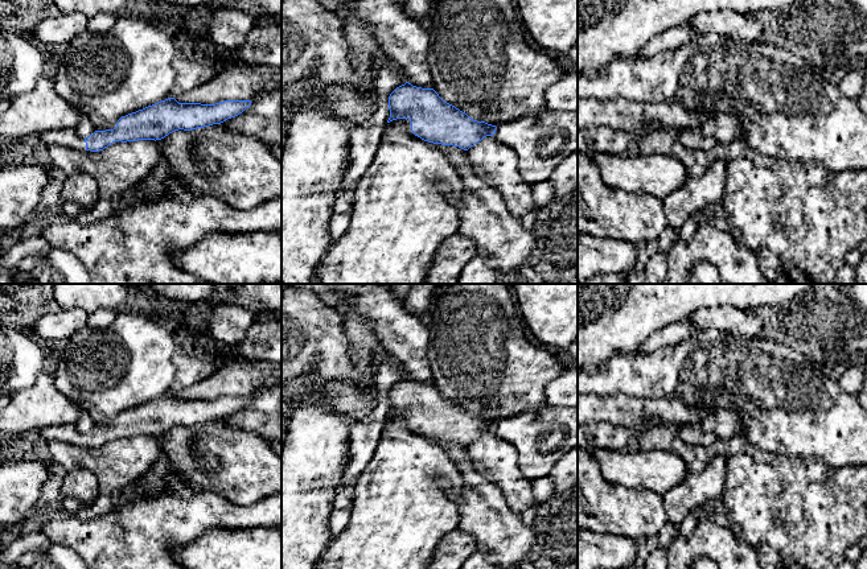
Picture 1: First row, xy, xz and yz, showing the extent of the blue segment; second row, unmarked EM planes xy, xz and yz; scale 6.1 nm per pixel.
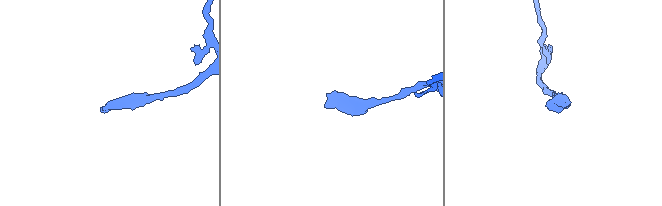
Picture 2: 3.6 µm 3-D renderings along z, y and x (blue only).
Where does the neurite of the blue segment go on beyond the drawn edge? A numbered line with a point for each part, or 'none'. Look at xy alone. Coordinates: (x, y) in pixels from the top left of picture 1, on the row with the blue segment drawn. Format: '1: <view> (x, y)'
1: xy (68, 137)

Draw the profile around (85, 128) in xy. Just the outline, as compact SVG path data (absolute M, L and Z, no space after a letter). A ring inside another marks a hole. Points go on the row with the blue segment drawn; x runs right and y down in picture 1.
M81 115L81 120L74 131L81 137L89 137L95 132L95 128L93 127L90 119L86 115Z

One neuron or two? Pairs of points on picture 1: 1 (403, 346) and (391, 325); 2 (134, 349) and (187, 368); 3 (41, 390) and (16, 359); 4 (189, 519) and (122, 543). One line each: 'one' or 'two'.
1: one
2: two
3: two
4: one

